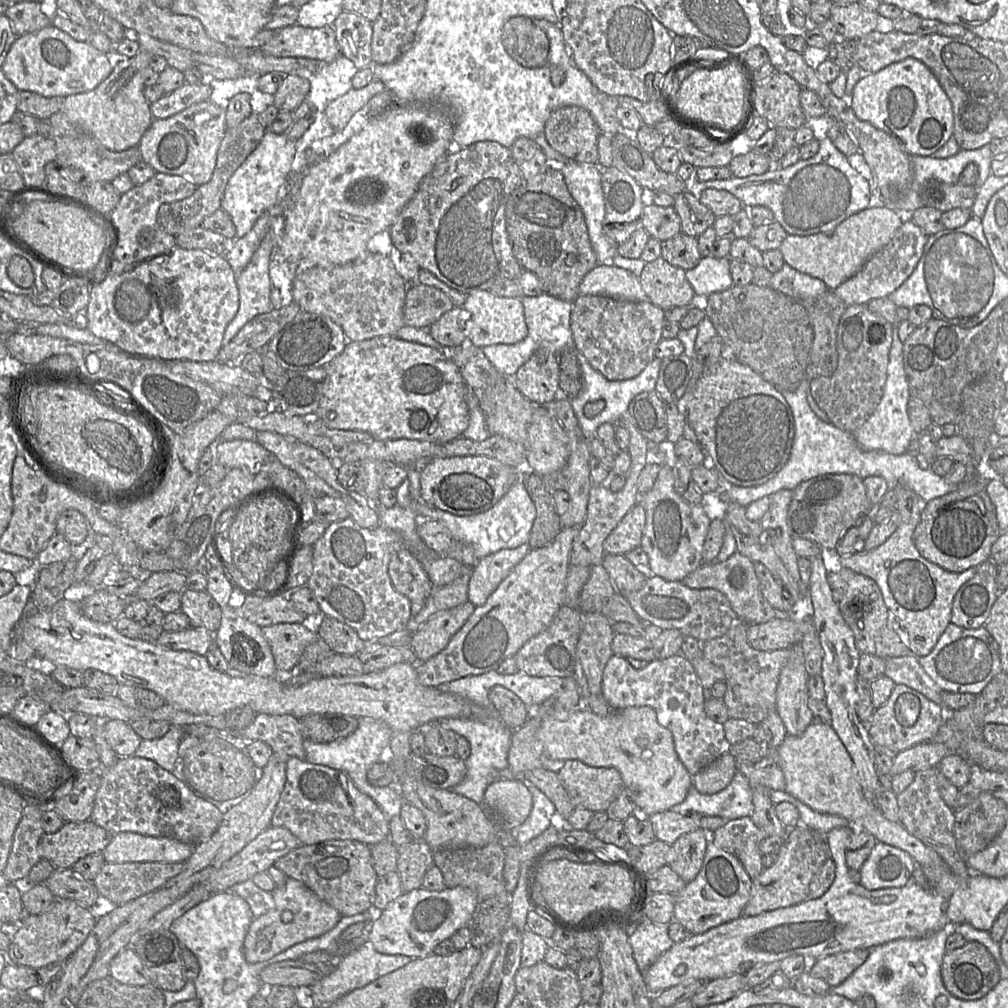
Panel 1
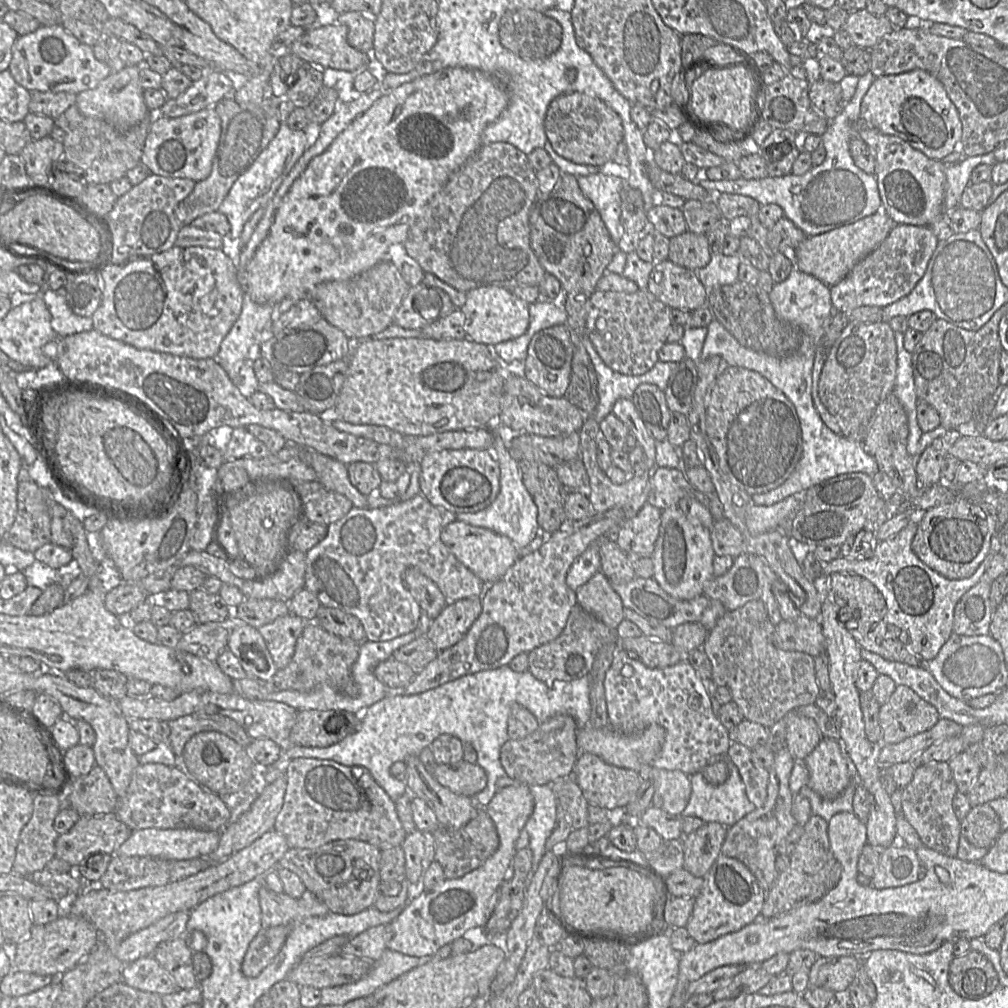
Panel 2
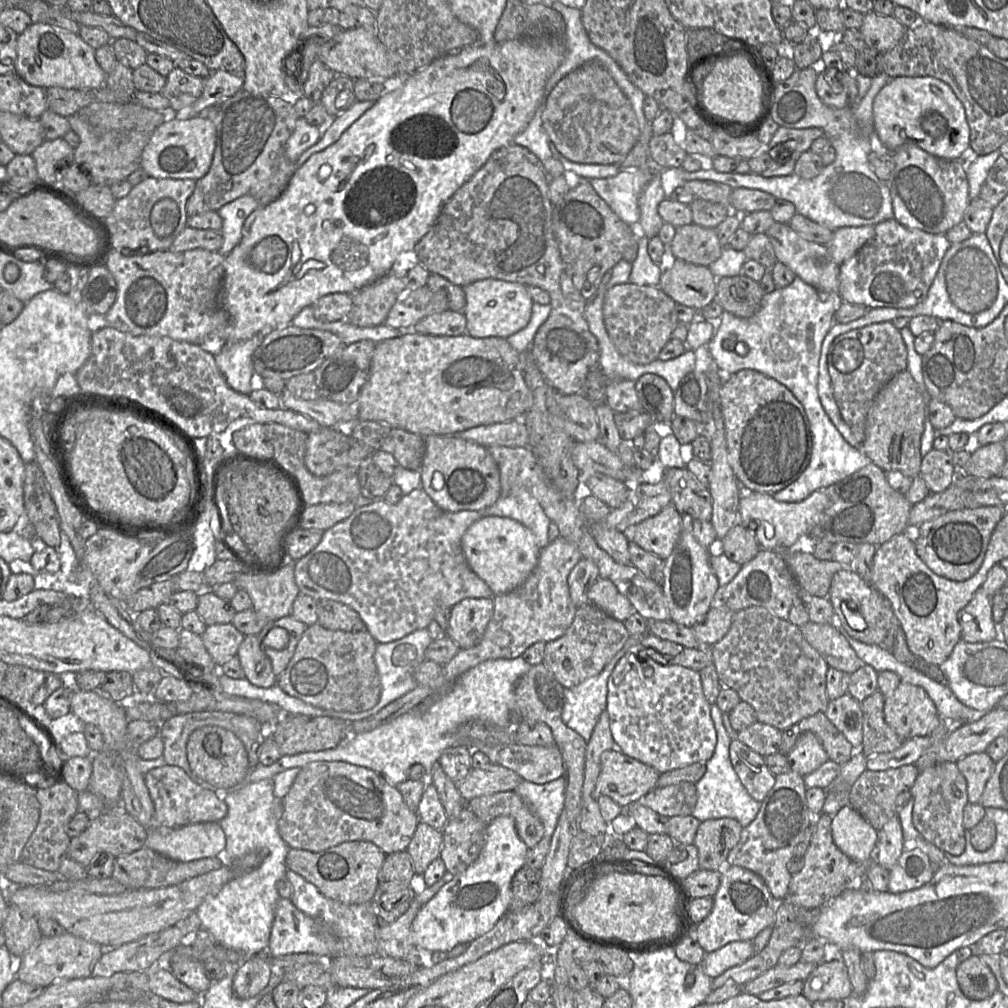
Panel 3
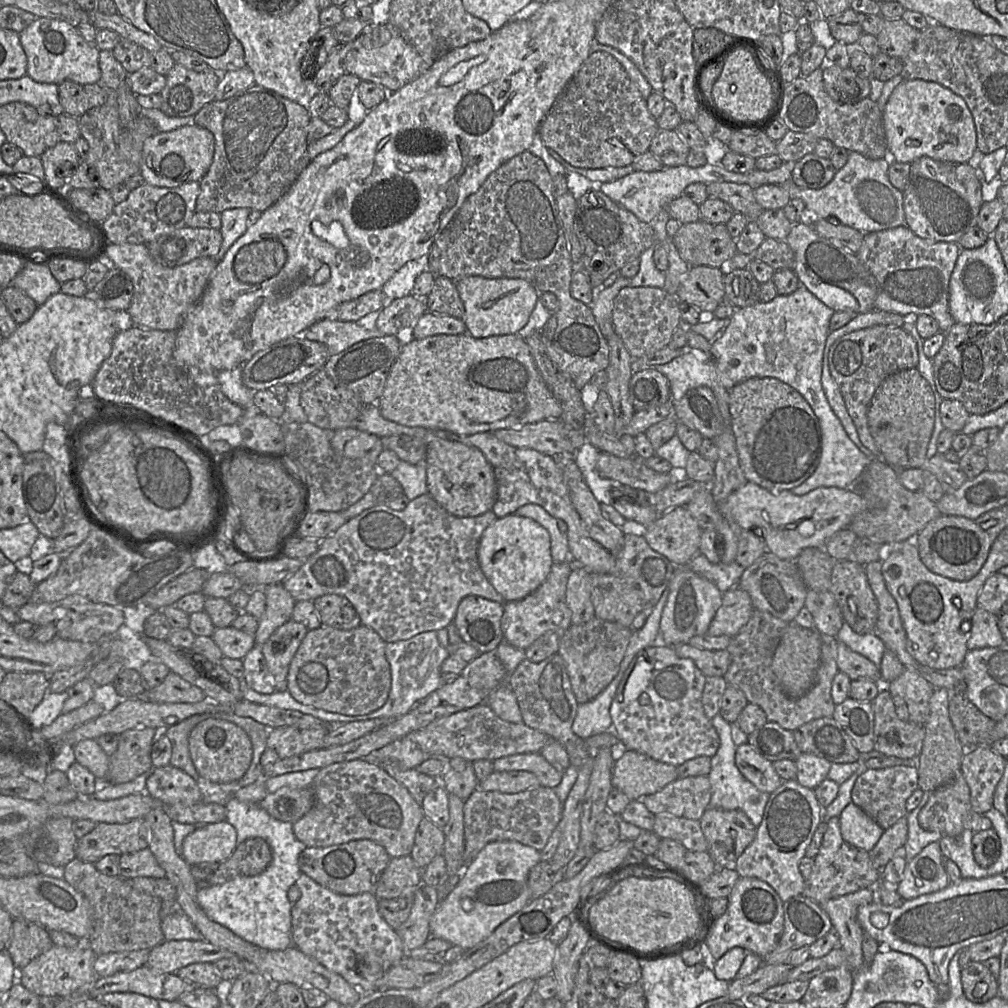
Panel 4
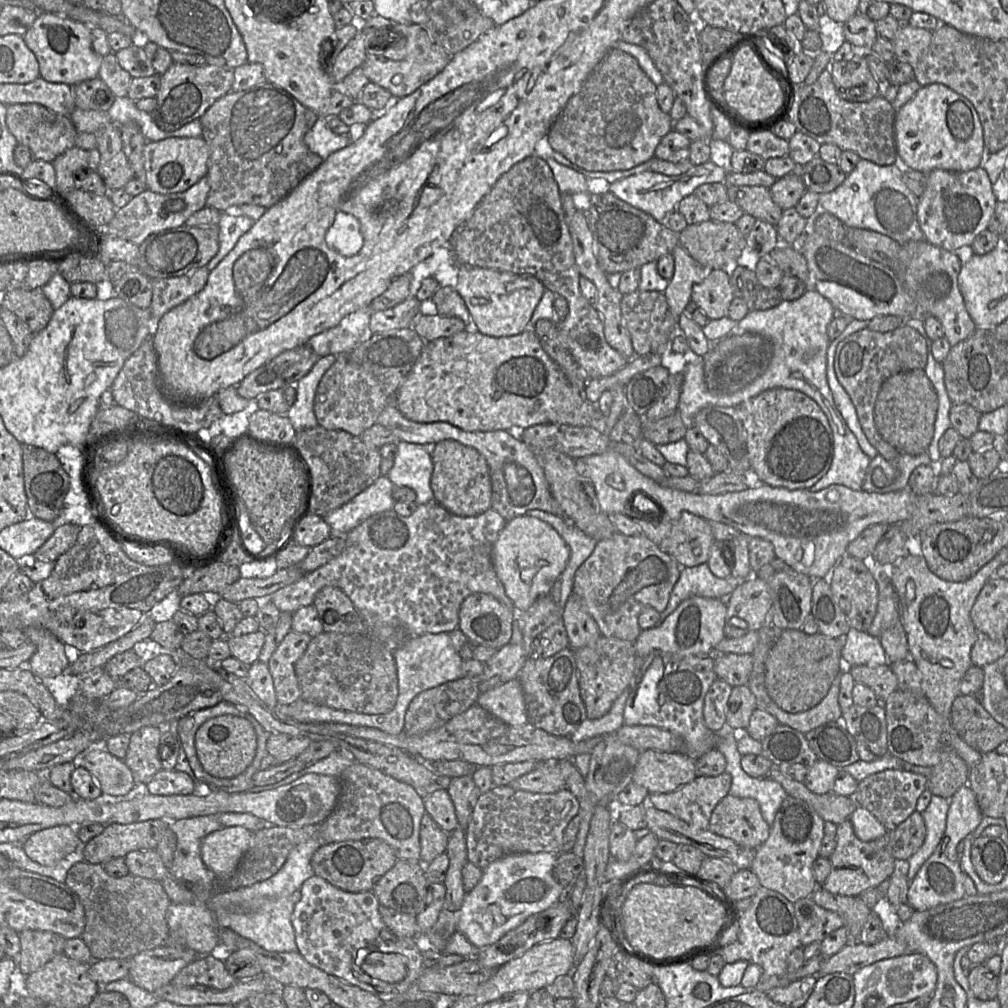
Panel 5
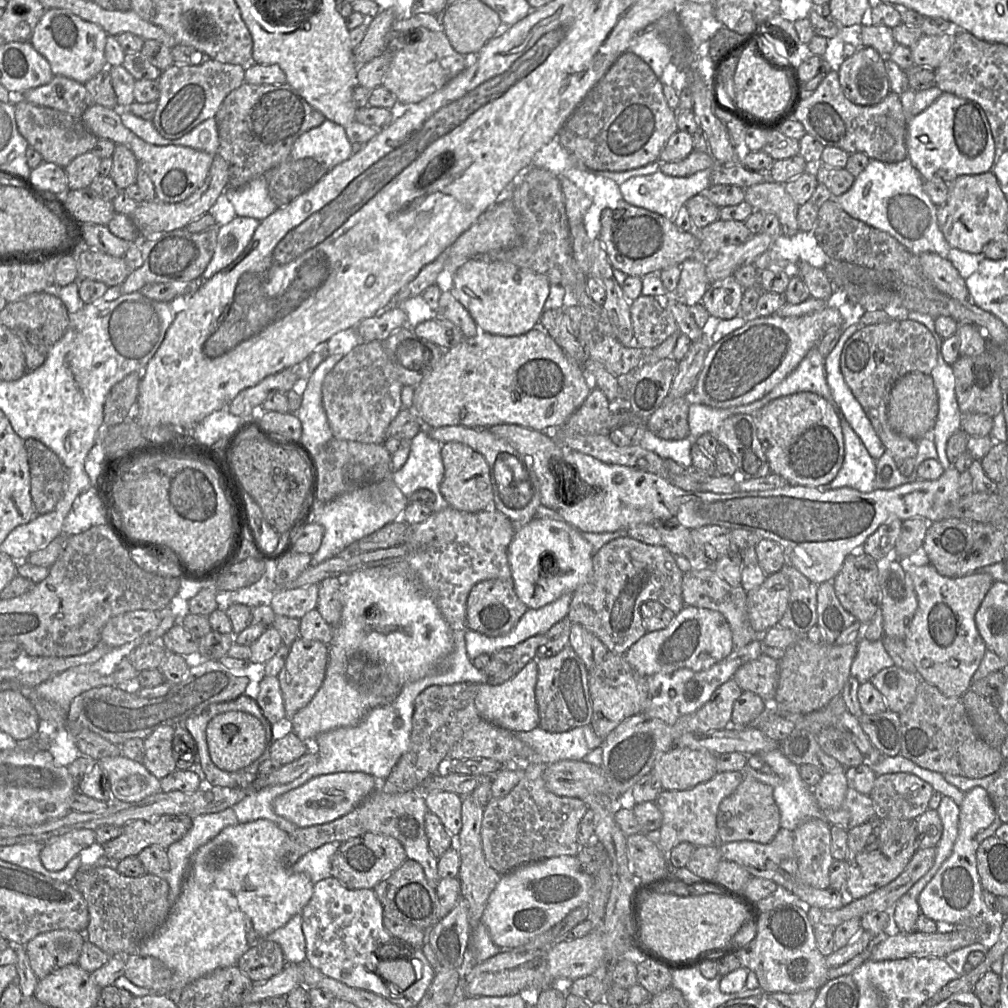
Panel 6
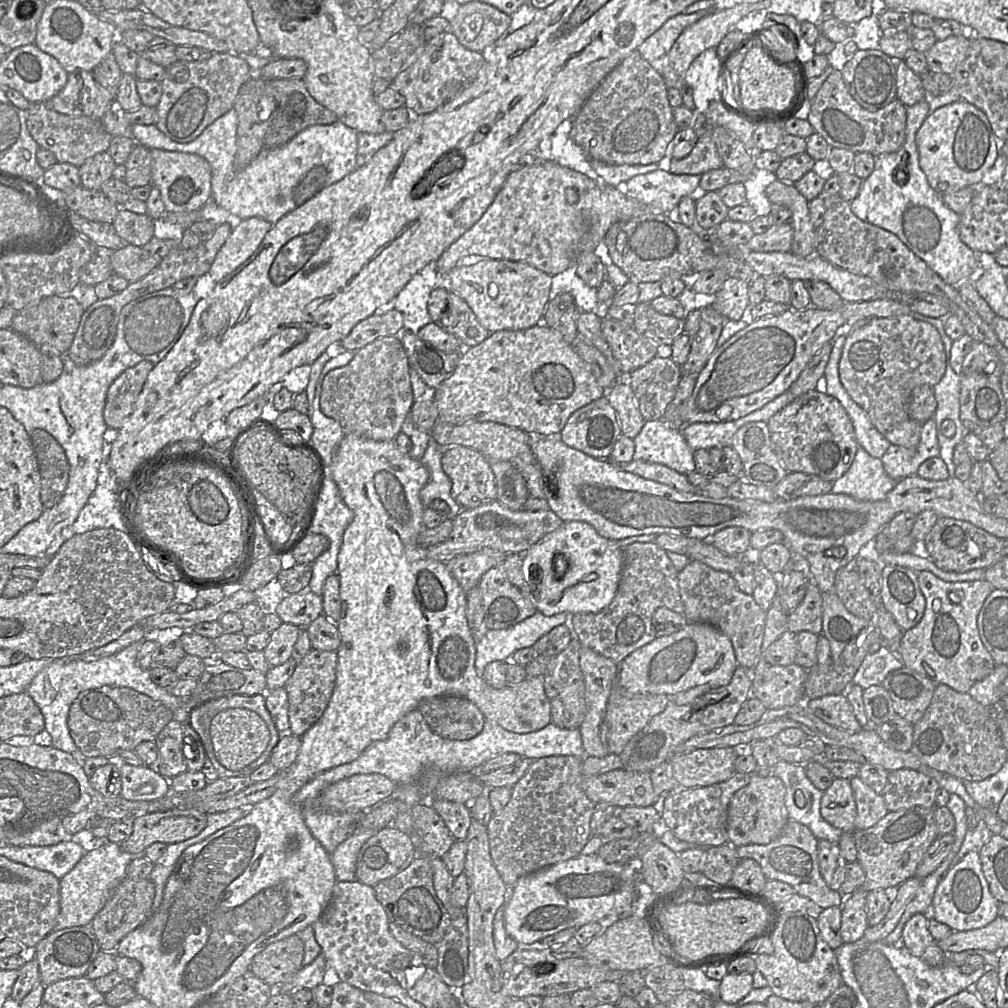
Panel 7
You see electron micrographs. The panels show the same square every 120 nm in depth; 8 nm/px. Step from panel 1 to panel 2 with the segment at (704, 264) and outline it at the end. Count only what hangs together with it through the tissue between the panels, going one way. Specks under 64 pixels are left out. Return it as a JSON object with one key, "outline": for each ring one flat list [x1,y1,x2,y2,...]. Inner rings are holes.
{"outline":[[718,252,712,254,710,262,705,267,694,271,701,283,707,289,711,289,738,281,740,263,737,254,726,256]]}

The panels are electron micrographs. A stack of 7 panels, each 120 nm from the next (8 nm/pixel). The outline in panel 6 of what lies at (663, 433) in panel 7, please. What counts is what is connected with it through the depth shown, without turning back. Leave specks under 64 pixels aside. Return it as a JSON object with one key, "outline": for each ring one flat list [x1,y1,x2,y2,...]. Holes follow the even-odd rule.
{"outline":[[644,427,639,436,638,444,642,448,656,453,662,459,672,459,684,468,692,465,691,448,693,440,690,437,681,440,665,440]]}

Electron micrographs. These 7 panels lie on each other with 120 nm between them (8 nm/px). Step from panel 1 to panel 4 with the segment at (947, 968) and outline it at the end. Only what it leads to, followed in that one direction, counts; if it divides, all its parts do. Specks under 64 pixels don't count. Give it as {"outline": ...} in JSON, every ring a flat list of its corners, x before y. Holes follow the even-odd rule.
{"outline":[[970,961,961,968,963,992,974,1003,985,1003,998,994,998,980,981,962]]}

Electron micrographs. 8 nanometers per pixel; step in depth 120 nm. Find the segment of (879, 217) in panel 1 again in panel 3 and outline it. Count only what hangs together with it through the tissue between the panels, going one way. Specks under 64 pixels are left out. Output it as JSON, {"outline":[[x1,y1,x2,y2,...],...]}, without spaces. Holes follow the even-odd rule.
{"outline":[[874,225,845,226,833,230,830,242,824,244,833,260,842,265,852,257,875,234]]}

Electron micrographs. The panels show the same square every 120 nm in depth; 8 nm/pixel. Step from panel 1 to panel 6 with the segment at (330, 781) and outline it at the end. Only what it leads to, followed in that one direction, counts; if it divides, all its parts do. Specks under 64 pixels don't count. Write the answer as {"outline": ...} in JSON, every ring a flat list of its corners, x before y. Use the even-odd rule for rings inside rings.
{"outline":[[379,786,354,810,357,811,366,832,388,835,397,839,403,845,407,858,422,866,429,885,436,889,441,878,438,874,438,859,429,849,425,832,425,814,428,808,422,794,418,791,390,794,382,791]]}

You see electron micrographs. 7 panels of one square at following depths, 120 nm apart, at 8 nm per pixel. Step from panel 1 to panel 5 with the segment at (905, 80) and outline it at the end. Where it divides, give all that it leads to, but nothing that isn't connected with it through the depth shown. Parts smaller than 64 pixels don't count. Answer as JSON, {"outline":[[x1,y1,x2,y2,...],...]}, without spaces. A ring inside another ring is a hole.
{"outline":[[944,84,922,86,901,108,896,110,895,143,898,161,904,168,929,173,935,169,966,172,980,167,986,151,983,127,973,104]]}

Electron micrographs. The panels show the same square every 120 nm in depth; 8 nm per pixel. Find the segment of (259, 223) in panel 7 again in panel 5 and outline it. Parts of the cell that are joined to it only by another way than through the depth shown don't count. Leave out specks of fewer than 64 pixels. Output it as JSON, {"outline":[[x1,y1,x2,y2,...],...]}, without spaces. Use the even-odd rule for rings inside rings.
{"outline":[[226,212,221,213,217,226,219,249,206,265,210,272,230,253,240,237,252,228,254,222,254,220,243,214,230,215]]}

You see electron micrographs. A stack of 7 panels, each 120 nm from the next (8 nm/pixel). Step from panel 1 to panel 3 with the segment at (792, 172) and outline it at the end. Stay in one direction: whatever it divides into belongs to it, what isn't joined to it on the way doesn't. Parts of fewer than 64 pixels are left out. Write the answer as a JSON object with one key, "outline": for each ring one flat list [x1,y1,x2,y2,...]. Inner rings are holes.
{"outline":[[881,73,878,76,872,78,871,86,867,91,863,99,853,105,854,114,860,126,859,133,843,133,833,139,830,139,830,145,834,148,836,153,835,160,824,167,822,172,813,179,803,179,795,174,787,176,776,176,776,177,763,177,760,174,747,173,747,174,731,174,731,173,720,173,716,170,700,169,695,172,688,172,681,166,678,170,683,170,683,175,680,175,682,183,691,180,711,180,719,183,726,184,731,188,749,188,757,189,767,192,773,195,778,200,787,200,793,203,796,209,796,213,800,214,822,226,825,226,831,230,835,230,845,226,864,226,864,225,876,225,882,221,892,219,894,217,892,198,890,191,886,184,881,181,873,172,870,167,868,156,871,151,876,147,875,141,875,130,874,130,874,119,873,119,873,101,881,87,889,80,889,76,885,73]]}

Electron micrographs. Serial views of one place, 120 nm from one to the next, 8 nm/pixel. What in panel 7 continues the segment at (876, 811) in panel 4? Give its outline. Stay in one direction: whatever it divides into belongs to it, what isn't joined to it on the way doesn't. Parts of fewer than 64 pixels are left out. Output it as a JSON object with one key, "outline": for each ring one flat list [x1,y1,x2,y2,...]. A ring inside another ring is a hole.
{"outline":[[902,768,889,771,888,781,881,794,888,812,915,806,935,806,938,782,925,774]]}

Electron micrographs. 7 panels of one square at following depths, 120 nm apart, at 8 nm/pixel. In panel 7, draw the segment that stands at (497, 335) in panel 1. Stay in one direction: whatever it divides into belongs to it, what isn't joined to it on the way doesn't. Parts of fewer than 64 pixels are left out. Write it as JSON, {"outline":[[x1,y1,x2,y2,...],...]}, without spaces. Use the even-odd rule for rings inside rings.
{"outline":[[484,259,457,266,449,272,452,292,471,308,479,323,490,333,524,330,542,323,550,300,552,276,524,262]]}

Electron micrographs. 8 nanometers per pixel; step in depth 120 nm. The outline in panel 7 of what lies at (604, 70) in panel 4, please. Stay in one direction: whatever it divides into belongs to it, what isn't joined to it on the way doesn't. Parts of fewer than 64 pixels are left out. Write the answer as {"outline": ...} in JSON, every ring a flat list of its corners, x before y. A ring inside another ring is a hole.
{"outline":[[637,50,623,59,596,87,571,120,570,126,571,138,584,150,588,159,612,165,665,164,668,160,668,145,678,131,663,77]]}

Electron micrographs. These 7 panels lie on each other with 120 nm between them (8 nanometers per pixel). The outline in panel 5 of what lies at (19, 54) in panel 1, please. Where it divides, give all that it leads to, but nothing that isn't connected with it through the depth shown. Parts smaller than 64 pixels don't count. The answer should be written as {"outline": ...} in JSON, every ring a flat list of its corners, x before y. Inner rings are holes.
{"outline":[[42,11,23,38,36,56,44,80,75,86,99,77,103,57,92,48,92,27,65,15]]}

